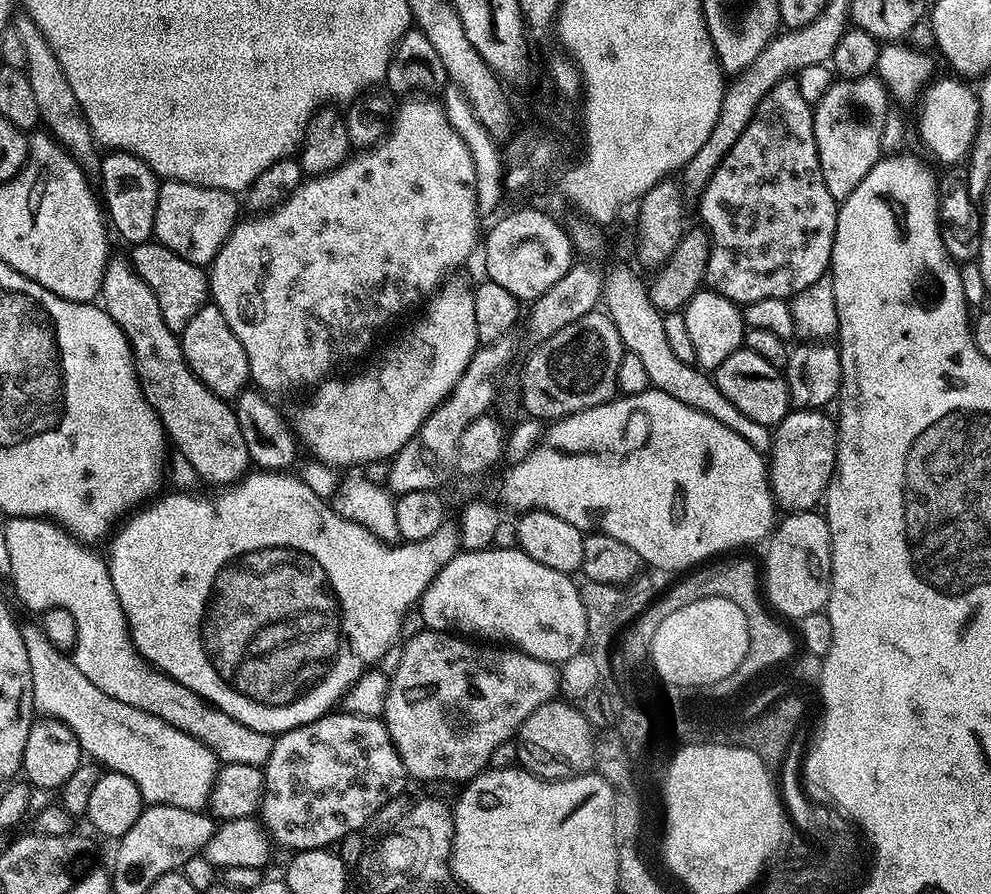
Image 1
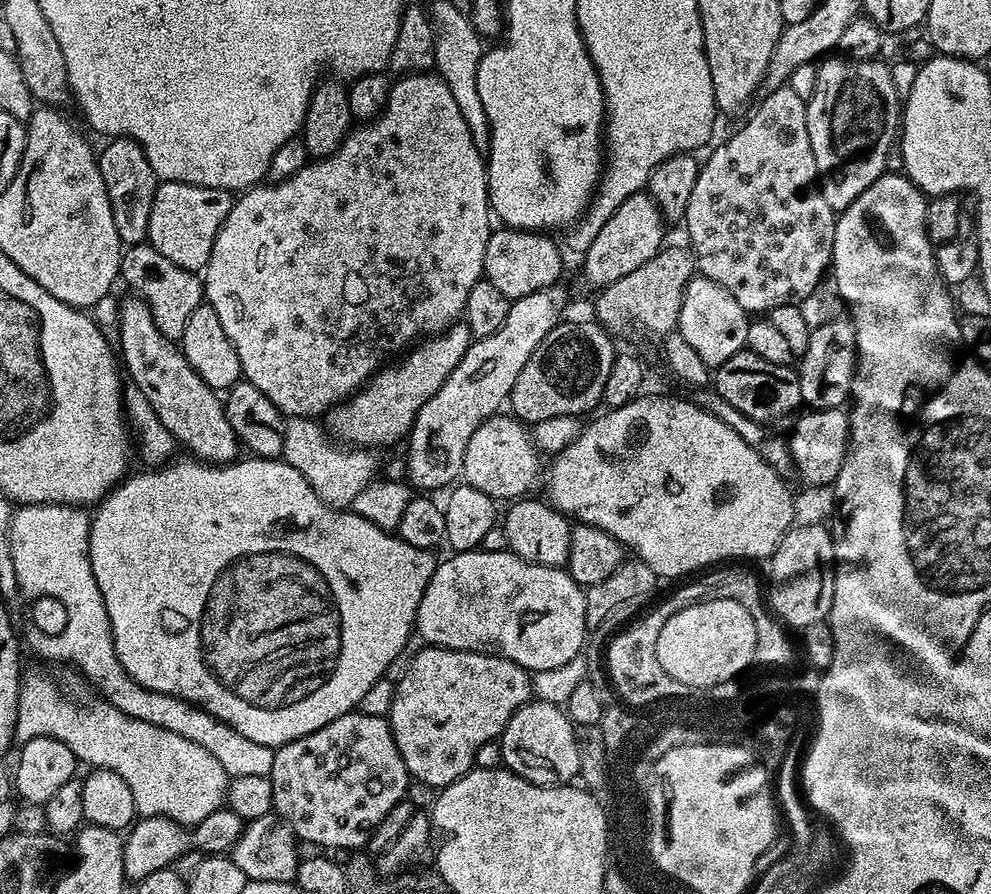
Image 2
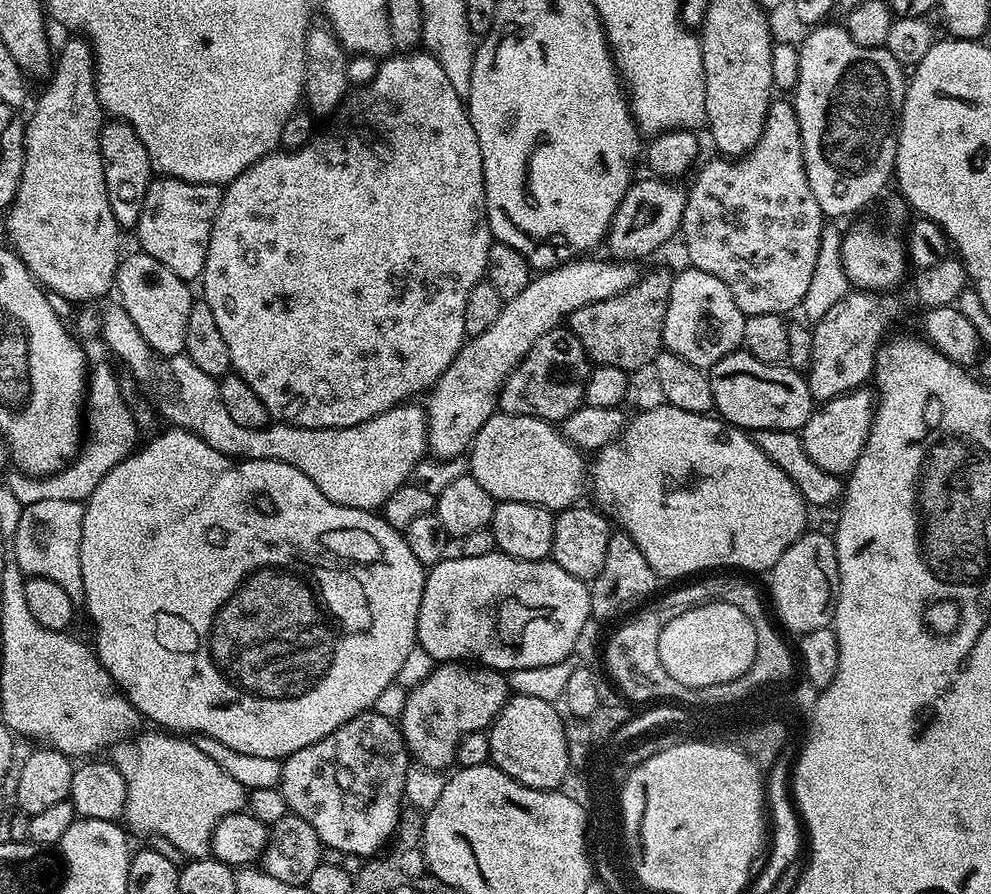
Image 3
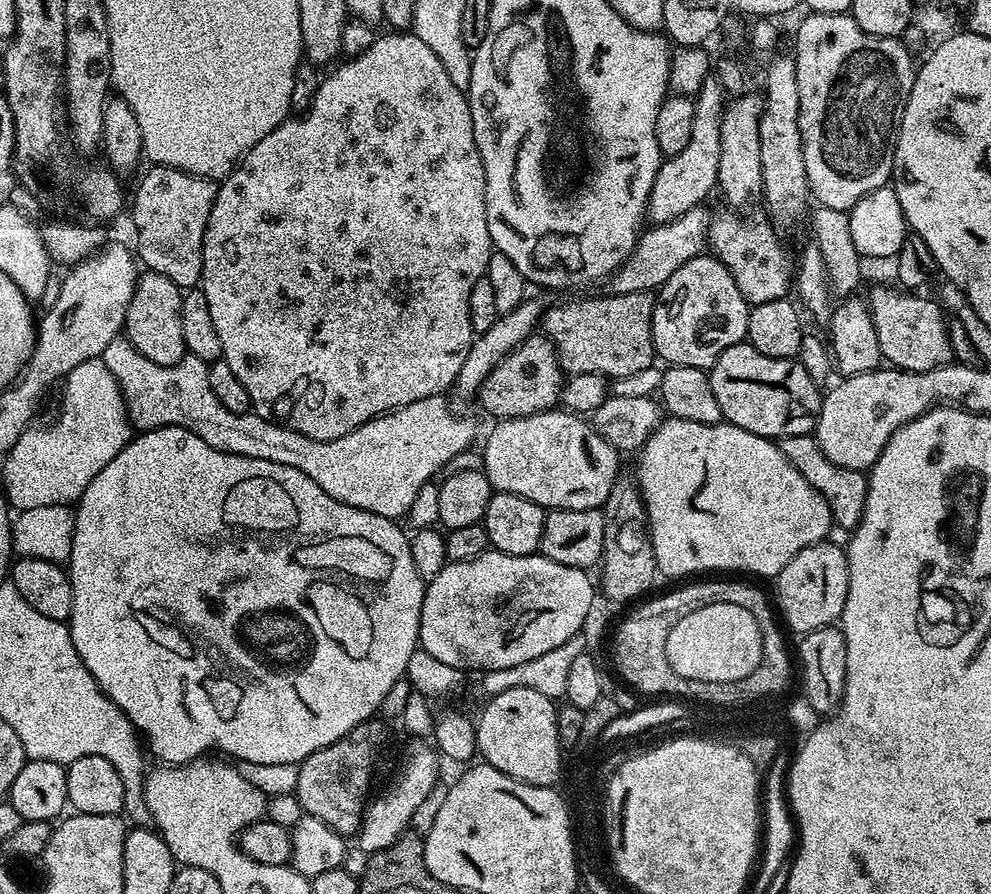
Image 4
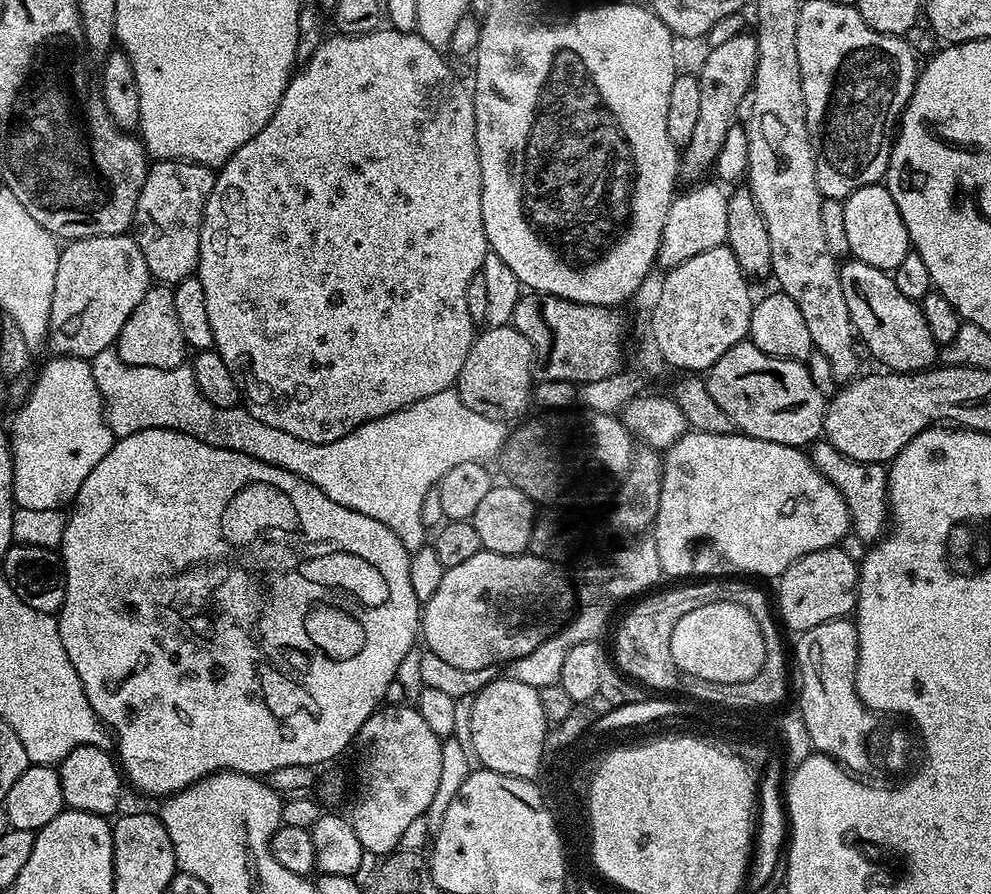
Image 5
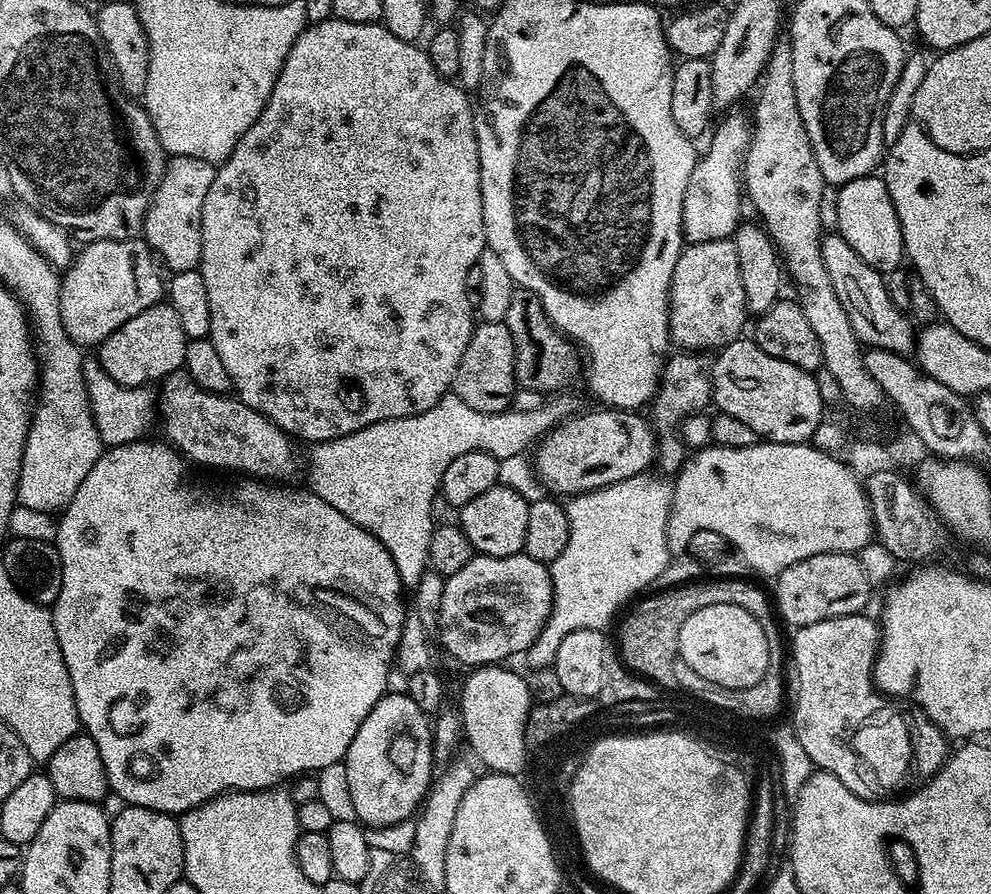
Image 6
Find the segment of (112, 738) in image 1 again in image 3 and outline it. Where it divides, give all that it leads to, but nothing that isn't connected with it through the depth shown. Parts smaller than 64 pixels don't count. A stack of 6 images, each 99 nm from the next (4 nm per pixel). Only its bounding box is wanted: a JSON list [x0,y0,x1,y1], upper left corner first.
[110,730,246,858]

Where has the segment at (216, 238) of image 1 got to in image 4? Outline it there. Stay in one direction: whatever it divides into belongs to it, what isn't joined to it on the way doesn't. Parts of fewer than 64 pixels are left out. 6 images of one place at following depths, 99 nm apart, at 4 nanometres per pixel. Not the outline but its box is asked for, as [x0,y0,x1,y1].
[131,164,217,290]

